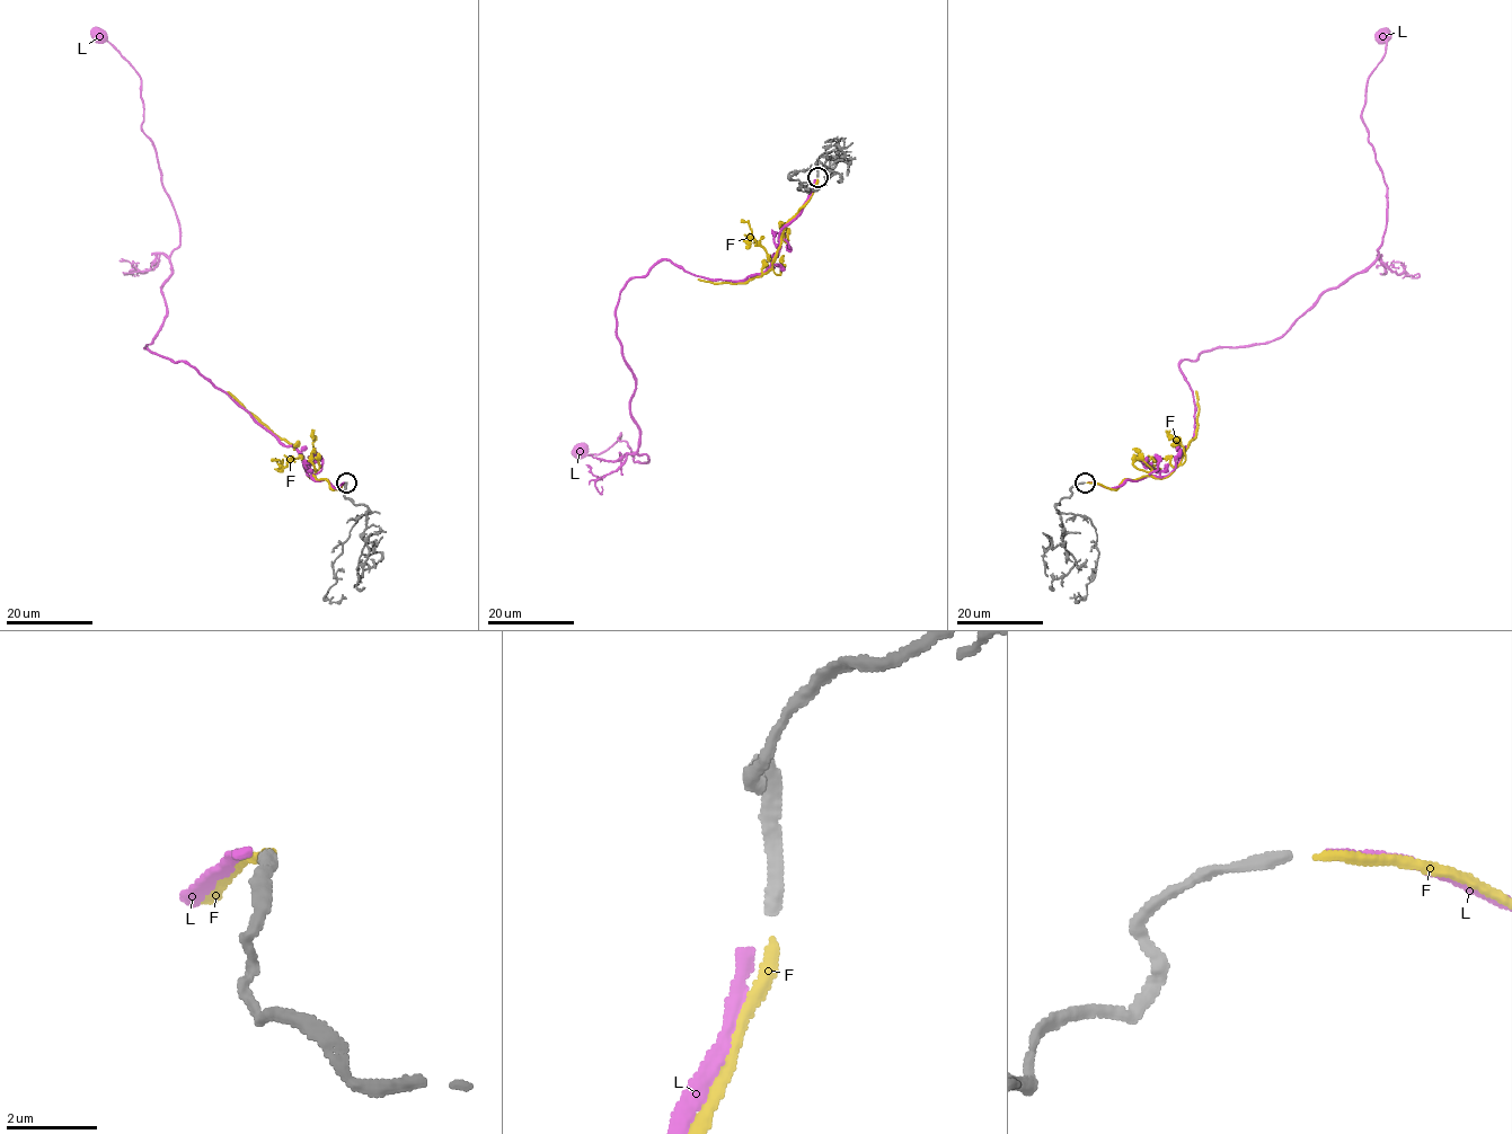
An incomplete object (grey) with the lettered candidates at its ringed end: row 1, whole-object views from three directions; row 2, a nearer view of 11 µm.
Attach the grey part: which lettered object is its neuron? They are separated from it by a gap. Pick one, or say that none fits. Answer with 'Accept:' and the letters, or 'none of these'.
Accept: F

